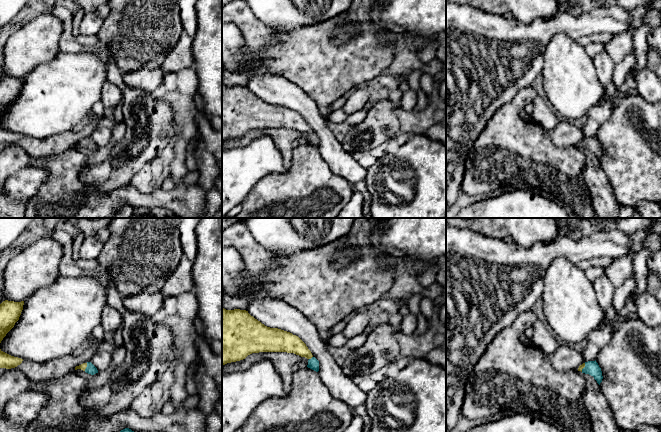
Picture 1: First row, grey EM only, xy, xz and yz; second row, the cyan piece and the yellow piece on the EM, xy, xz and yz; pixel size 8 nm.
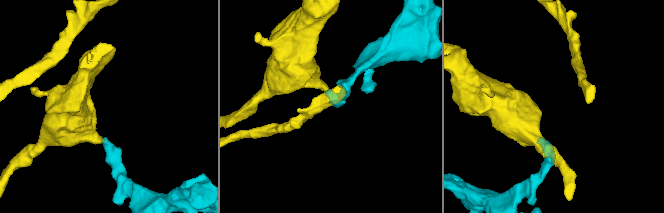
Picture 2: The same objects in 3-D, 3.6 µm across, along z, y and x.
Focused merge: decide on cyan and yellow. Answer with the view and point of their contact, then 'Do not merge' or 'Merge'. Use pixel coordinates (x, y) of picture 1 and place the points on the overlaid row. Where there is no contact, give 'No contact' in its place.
Touches cyan at xz (311, 358). Merge

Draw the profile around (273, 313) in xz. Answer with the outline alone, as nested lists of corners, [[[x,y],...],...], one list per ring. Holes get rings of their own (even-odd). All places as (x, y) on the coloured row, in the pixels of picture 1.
[[[268,297],[250,299],[247,311],[265,326],[290,332],[306,344],[319,361],[318,374],[332,397],[352,409],[365,404],[367,394],[342,371],[340,361],[327,350],[327,344],[321,339],[315,324],[301,312],[282,300]]]

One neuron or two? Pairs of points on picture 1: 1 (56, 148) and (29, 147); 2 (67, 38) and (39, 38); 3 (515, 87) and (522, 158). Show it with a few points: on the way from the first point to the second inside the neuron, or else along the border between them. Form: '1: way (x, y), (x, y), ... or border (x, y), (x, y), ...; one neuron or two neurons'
1: way (49, 147), (36, 147); one neuron
2: border (54, 15), (62, 23), (59, 50); two neurons
3: border (530, 85), (498, 109); two neurons

